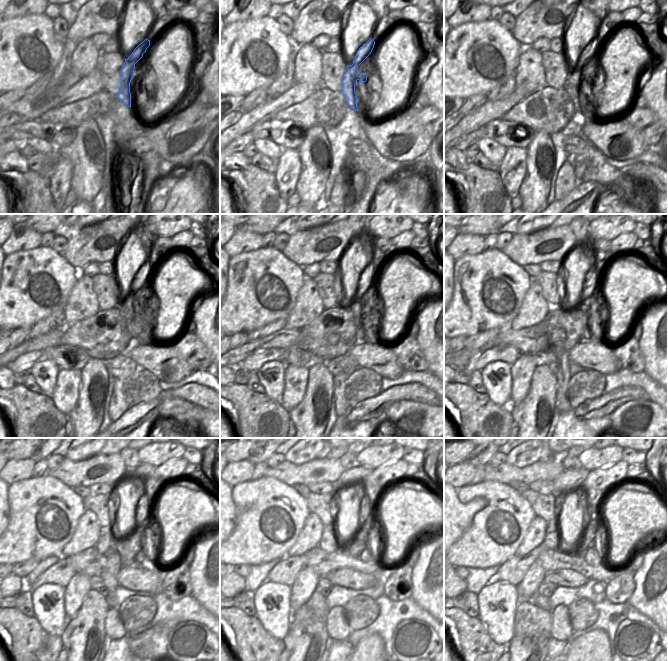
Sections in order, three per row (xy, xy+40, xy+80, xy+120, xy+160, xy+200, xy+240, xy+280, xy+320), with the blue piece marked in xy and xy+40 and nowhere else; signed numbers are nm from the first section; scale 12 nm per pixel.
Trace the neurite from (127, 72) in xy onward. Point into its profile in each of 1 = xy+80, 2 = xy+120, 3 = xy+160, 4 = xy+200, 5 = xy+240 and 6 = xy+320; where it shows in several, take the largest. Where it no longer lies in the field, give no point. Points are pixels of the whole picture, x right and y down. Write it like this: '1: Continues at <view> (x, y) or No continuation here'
1: Continues at xy+80 (579, 82)
2: Continues at xy+120 (136, 309)
3: Continues at xy+160 (364, 308)
4: Continues at xy+200 (595, 328)
5: Continues at xy+240 (148, 554)
6: Continues at xy+320 (594, 555)

